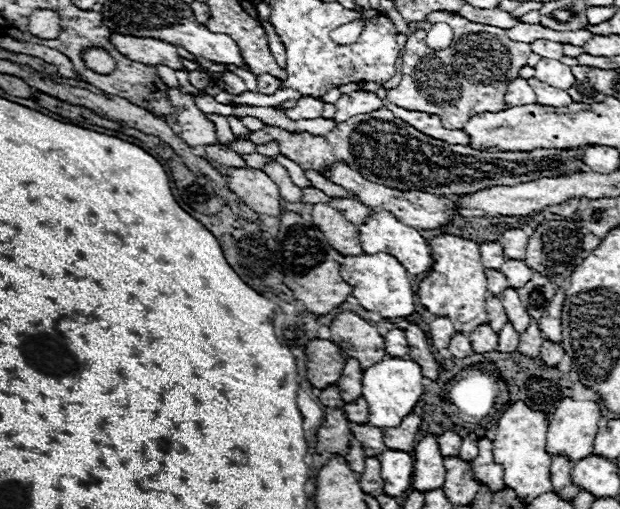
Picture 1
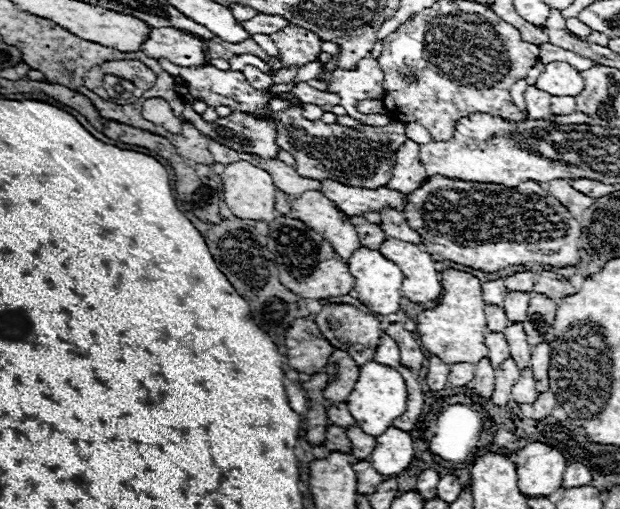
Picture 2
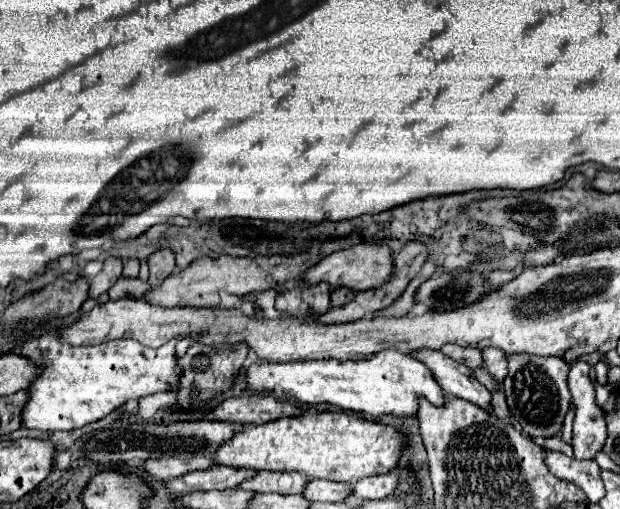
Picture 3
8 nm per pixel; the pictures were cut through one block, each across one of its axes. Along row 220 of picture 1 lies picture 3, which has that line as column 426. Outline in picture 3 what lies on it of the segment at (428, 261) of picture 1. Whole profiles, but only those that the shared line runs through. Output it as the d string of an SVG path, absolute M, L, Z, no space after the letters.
M386 350L384 354L376 354L376 358L368 358L364 362L288 362L274 364L256 360L246 372L246 384L254 392L274 392L280 386L286 394L294 396L302 404L320 404L328 402L342 410L364 412L368 416L384 416L392 414L398 418L416 416L418 400L426 398L434 406L444 406L444 390L436 382L434 374L420 360L410 354L400 354L396 350Z

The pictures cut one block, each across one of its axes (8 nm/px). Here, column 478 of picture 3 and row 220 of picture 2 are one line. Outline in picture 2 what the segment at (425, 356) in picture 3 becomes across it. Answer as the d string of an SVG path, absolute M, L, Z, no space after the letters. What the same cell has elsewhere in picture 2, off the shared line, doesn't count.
M384 210L380 212L382 216L382 224L380 228L384 230L386 236L394 236L396 240L410 240L414 244L422 244L422 238L418 236L418 232L414 232L406 218L402 216L402 212L396 212L396 210Z

